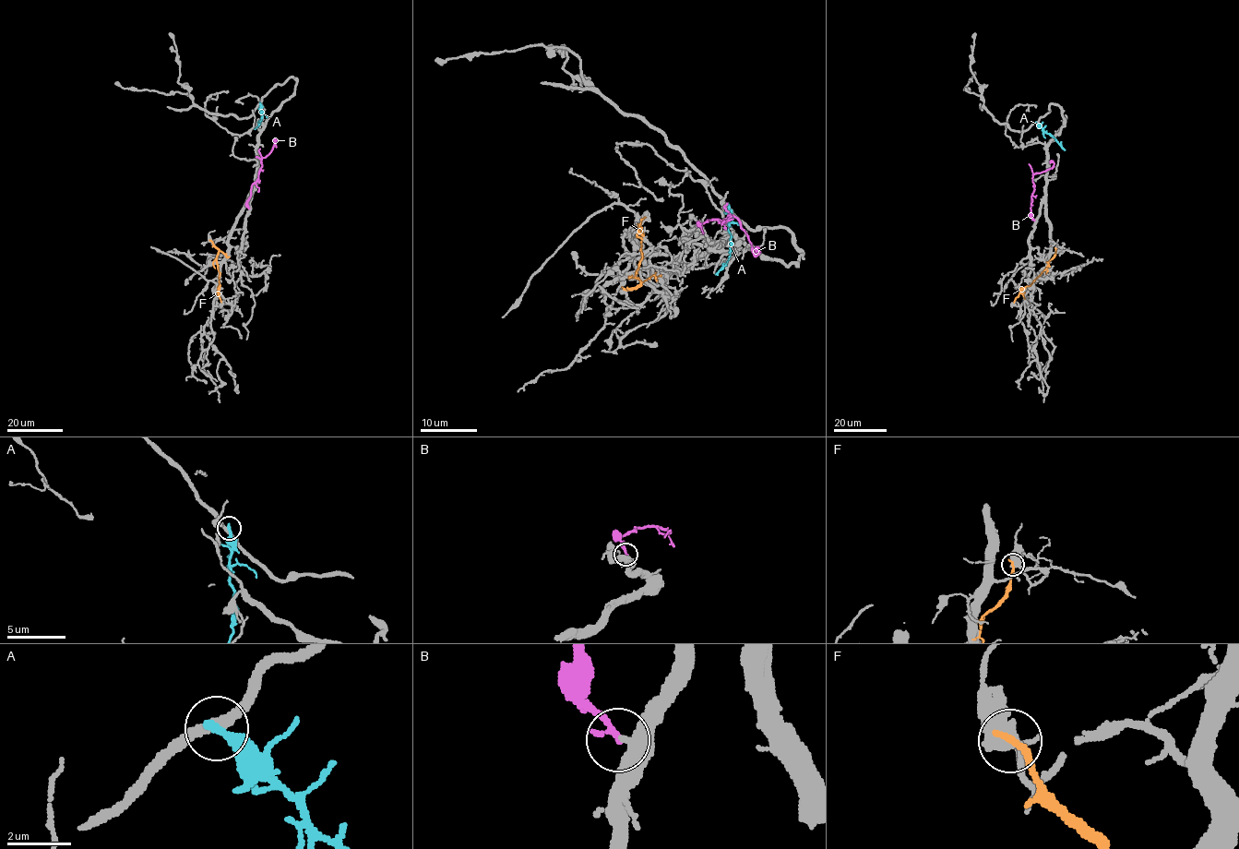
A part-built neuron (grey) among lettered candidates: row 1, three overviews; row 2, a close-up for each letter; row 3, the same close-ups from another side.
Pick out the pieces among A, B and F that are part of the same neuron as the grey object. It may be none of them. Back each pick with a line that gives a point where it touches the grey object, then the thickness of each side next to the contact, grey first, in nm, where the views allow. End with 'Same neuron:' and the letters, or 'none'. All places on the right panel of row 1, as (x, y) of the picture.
B: contact (1034, 221); calibres 340 and 200 nm
Same neuron: B

